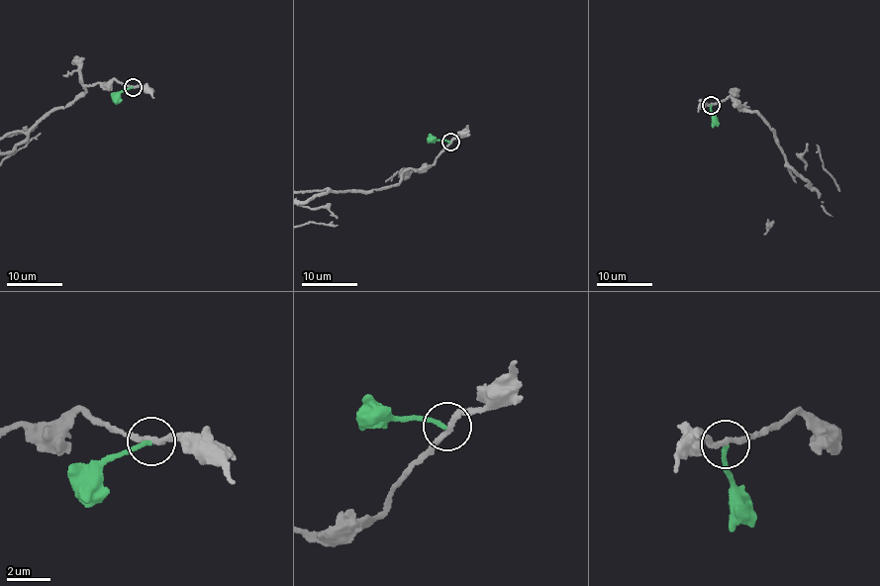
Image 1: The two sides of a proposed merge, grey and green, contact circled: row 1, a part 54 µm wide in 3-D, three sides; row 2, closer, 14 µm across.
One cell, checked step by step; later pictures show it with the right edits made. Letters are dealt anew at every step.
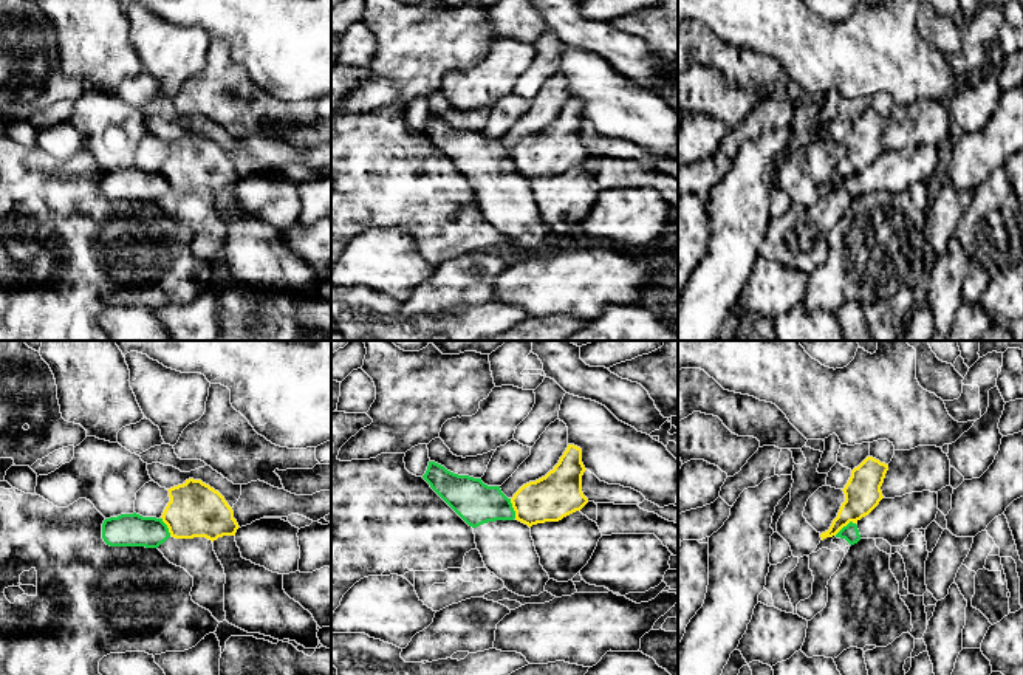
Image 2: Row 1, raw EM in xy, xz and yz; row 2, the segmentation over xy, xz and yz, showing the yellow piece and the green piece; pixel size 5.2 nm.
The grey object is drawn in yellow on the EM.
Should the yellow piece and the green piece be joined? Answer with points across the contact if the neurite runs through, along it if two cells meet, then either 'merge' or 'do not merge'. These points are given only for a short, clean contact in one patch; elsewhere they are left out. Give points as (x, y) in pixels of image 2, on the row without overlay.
border yz (855, 175), (842, 180), (834, 188); do not merge

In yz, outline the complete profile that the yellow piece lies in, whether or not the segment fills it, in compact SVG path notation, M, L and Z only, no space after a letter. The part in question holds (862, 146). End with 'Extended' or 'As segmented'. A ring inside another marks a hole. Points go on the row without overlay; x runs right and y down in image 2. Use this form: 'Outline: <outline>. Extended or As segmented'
Outline: M867 110L857 121L851 124L851 130L845 141L845 155L828 184L822 186L822 194L836 189L850 175L857 176L868 169L884 152L881 139L884 136L888 118L873 110Z. As segmented

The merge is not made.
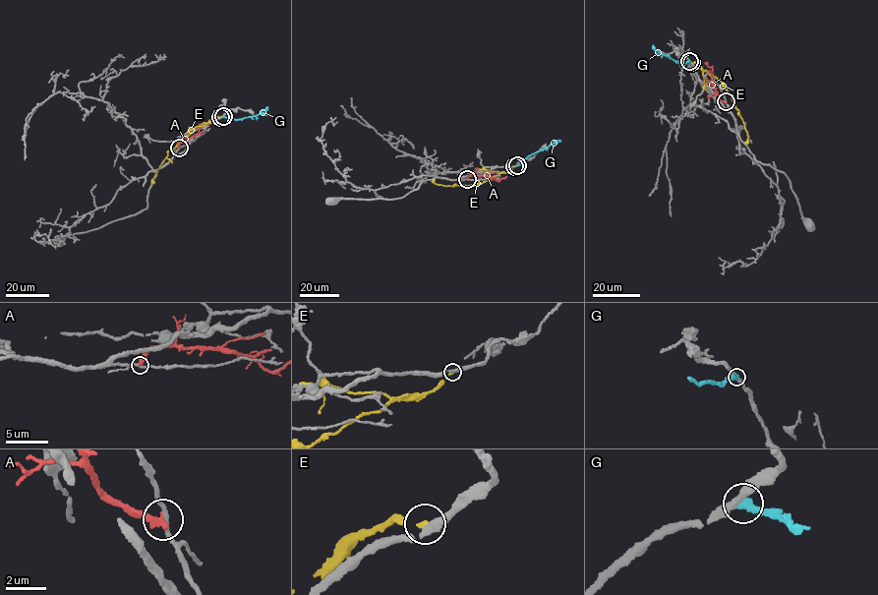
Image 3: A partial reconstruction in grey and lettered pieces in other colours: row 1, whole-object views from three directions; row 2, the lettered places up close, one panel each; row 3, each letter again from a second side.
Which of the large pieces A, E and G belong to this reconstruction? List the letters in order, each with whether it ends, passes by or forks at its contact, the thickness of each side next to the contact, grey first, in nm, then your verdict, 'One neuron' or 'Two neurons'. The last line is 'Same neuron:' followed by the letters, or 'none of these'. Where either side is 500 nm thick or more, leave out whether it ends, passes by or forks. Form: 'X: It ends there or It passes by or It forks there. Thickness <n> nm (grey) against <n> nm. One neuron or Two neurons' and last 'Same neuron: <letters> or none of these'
A: It ends there. Thickness 220 nm (grey) against 360 nm. Two neurons
E: It ends there. Thickness 280 nm (grey) against 200 nm. Two neurons
G: It ends there. Thickness 340 nm (grey) against 360 nm. Two neurons
Same neuron: none of these

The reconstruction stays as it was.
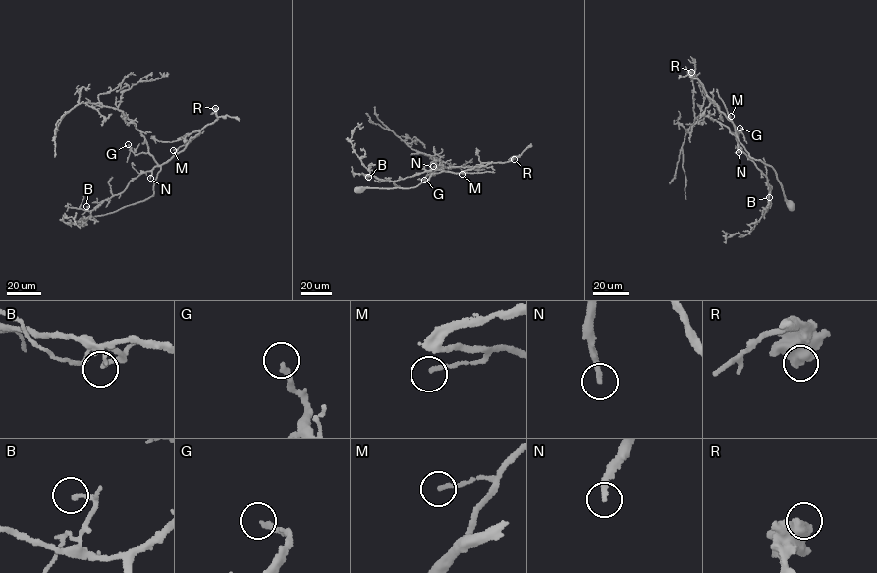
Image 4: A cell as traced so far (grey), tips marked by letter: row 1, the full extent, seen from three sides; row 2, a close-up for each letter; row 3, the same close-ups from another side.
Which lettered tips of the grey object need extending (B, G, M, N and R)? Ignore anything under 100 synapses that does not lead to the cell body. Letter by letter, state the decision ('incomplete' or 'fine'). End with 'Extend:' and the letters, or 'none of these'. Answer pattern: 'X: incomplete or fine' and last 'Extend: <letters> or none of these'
B: fine
G: fine
M: fine
N: fine
R: incomplete
Extend: R

